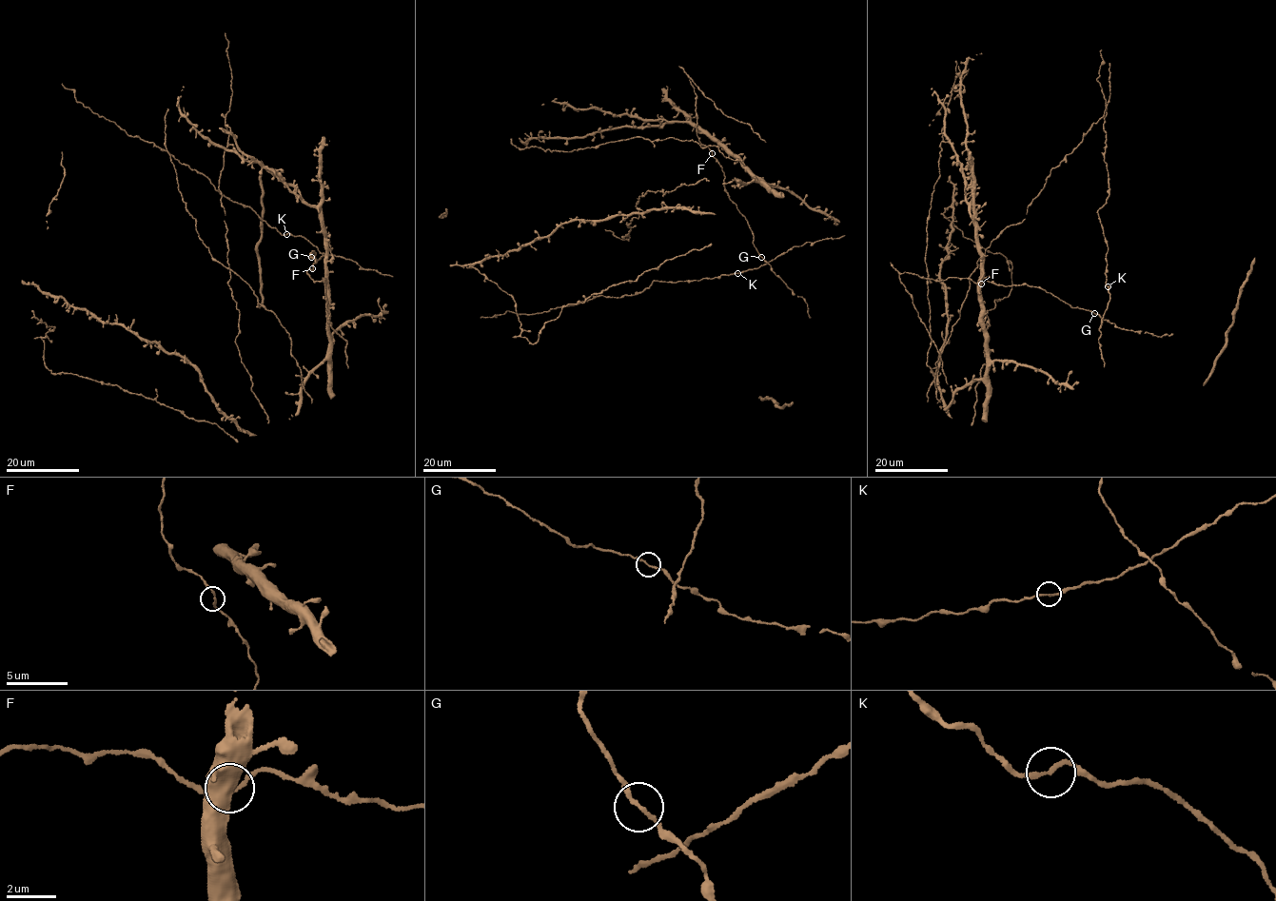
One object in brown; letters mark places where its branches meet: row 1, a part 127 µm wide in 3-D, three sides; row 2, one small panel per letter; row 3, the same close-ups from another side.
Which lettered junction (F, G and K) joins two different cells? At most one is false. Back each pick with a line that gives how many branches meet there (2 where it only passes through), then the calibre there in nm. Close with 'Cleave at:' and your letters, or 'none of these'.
Cleave at: none of these

